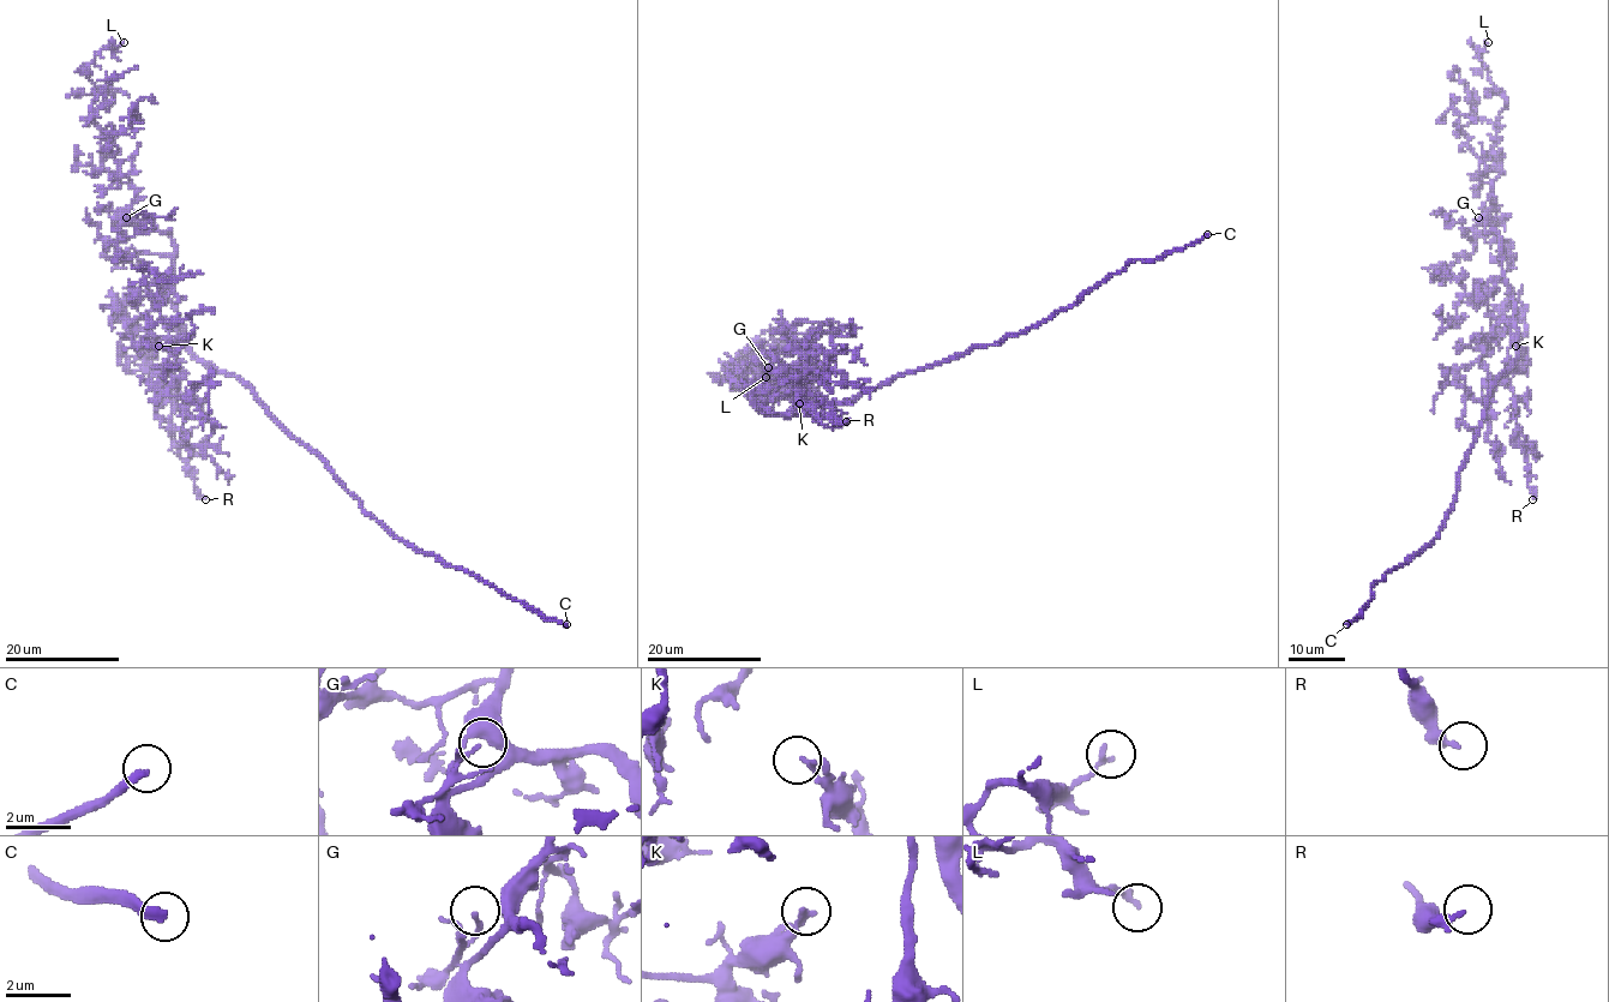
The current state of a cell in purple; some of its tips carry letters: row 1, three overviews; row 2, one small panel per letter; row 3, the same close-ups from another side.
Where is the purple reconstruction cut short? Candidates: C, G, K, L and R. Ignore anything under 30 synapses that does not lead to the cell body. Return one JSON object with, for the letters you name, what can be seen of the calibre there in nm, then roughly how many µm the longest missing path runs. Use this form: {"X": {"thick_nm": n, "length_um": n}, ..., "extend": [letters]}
{"C": {"thick_nm": 300, "length_um": 90}, "G": {"thick_nm": 100, "length_um": 25}, "extend": ["C", "G"]}

